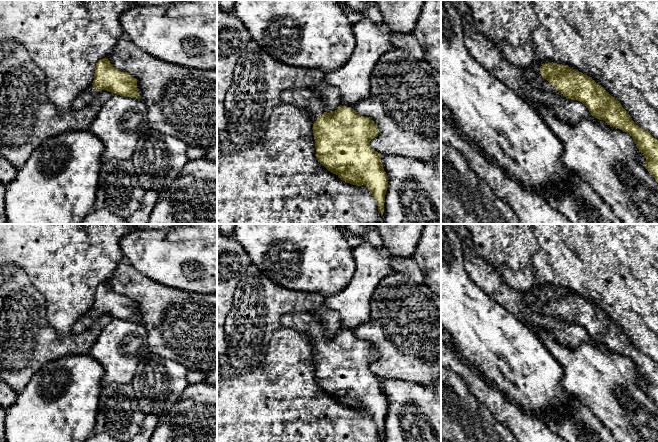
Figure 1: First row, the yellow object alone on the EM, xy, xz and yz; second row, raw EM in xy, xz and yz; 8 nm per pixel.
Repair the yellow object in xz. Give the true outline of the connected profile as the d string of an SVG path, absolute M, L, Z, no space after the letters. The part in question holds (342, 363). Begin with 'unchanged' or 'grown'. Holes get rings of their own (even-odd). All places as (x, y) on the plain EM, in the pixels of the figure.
grown; M286 313L280 318L280 324L304 334L315 345L313 358L318 385L341 404L366 410L376 424L379 437L383 437L388 400L381 386L382 379L370 369L370 365L380 356L375 346L347 330L340 329L333 337L325 336L320 318L314 313Z

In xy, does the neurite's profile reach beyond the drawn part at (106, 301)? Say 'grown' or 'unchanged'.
grown

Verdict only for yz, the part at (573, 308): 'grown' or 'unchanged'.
grown

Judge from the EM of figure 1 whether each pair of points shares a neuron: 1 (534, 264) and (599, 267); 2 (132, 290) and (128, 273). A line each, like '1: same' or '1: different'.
1: same
2: same

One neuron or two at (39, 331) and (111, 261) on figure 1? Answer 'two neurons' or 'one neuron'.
two neurons

